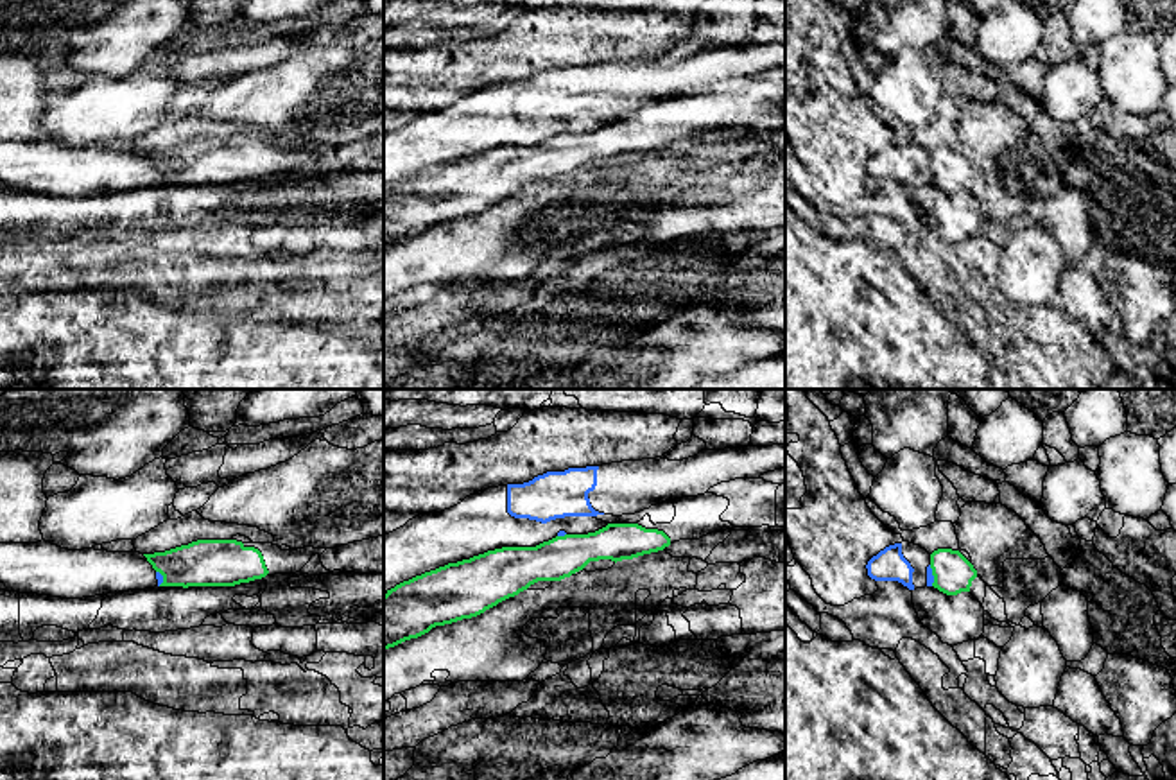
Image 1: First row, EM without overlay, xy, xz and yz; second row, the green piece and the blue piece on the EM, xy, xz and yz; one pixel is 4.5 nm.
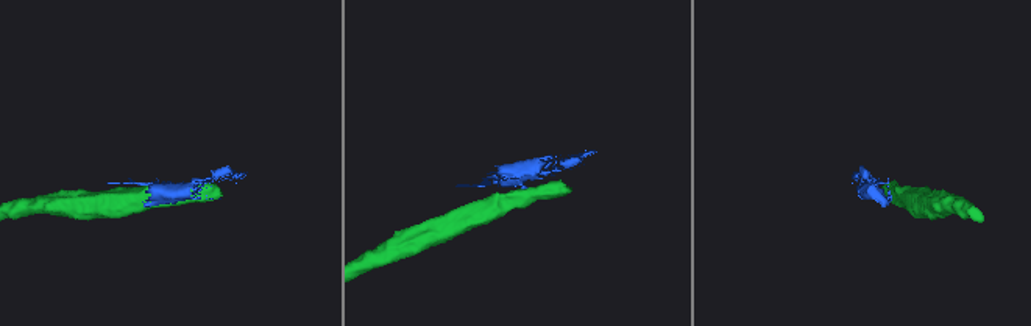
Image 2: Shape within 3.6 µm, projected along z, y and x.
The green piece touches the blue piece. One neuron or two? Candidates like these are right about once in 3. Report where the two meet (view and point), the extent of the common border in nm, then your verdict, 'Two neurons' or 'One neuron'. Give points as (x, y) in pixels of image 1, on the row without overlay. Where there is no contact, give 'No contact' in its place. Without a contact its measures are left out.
Touches green at yz (933, 173). Shared border 100 nm. Two neurons

